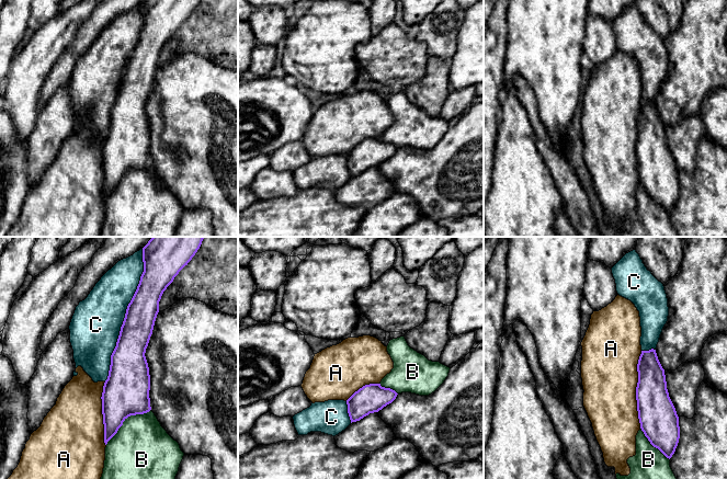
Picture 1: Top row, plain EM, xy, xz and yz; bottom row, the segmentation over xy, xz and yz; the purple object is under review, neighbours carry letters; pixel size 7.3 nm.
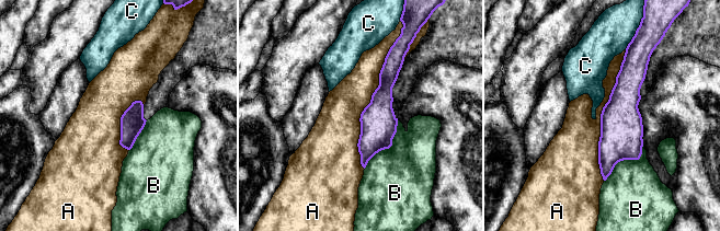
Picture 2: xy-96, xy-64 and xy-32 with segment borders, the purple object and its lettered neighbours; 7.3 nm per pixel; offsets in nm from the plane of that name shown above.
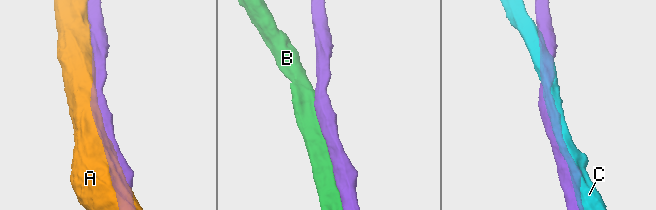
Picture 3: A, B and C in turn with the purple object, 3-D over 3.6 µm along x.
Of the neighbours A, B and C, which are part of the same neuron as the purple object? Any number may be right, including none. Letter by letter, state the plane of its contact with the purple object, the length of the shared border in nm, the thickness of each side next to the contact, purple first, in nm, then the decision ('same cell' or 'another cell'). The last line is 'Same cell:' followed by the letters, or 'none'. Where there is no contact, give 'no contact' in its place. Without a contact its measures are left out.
A: yz | 550 nm | 280/420 nm | same cell
B: xy | 420 nm | 340/440 nm | another cell
C: xy | 1000 nm | 220/360 nm | another cell
Same cell: A

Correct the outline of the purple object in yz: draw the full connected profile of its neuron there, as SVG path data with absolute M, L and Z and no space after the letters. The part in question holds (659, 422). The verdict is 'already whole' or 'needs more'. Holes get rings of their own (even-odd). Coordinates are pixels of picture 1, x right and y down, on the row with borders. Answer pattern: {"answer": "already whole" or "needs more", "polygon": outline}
{"answer": "needs more", "polygon": "M617 295L606 307L593 311L589 328L581 342L583 407L592 423L605 465L614 467L615 475L620 474L621 476L631 474L627 459L636 455L636 435L639 430L644 432L650 444L669 459L674 454L680 438L679 417L669 397L664 369L658 360L656 350L641 350L640 337L639 311L631 300Z"}

